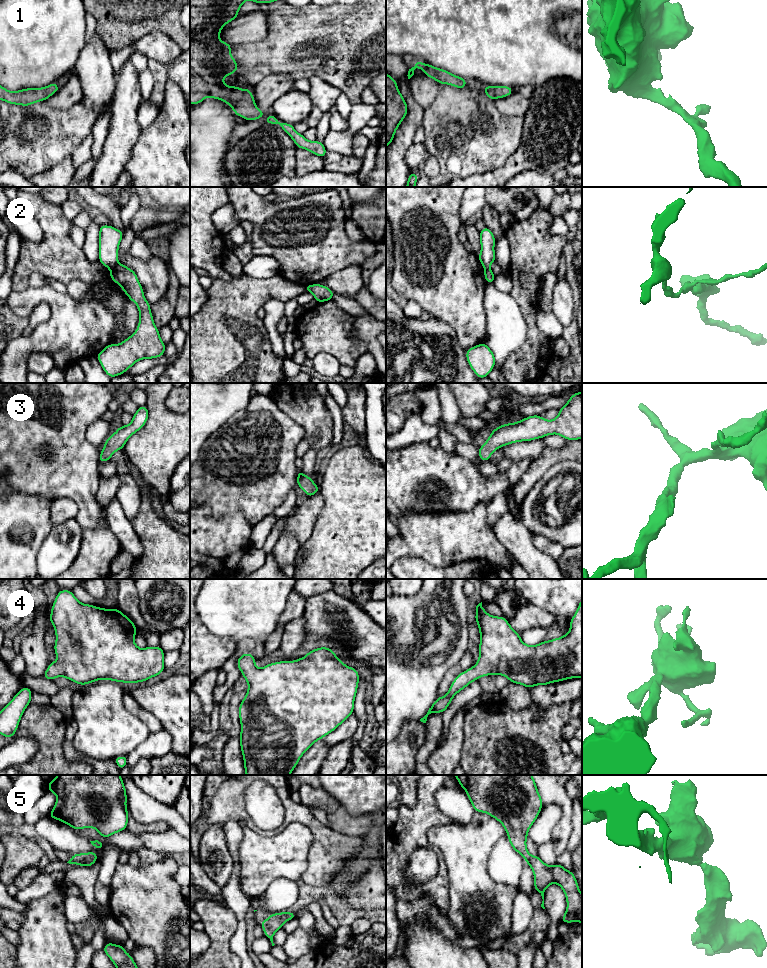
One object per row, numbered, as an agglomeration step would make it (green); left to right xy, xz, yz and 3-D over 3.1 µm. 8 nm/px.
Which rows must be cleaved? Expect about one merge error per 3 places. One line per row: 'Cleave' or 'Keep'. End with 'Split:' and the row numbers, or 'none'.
1: Keep
2: Cleave
3: Keep
4: Keep
5: Keep
Split: 2

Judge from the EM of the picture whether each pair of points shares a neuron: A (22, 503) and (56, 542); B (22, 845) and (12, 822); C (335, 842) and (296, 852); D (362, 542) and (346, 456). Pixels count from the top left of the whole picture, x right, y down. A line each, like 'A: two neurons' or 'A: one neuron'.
A: two neurons
B: two neurons
C: two neurons
D: one neuron

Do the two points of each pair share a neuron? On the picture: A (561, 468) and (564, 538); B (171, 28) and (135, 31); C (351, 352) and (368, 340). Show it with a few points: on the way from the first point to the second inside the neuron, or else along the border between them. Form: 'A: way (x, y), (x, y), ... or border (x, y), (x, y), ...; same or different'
A: way (540, 484), (533, 494), (533, 513), (543, 528); same
B: way (162, 25), (144, 25); same
C: border (354, 321), (353, 334), (368, 350); different

